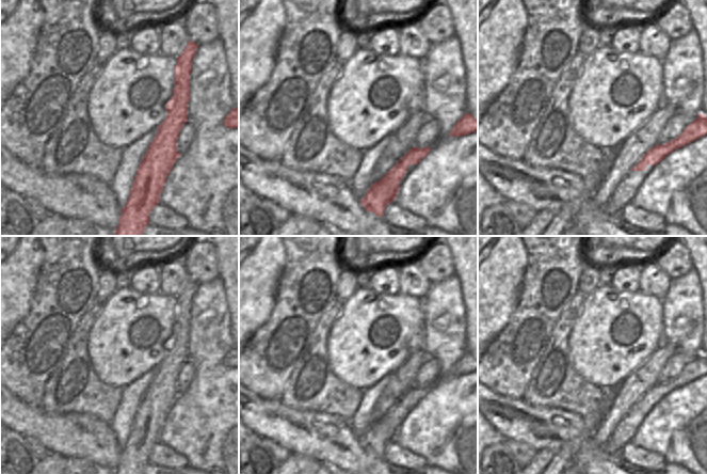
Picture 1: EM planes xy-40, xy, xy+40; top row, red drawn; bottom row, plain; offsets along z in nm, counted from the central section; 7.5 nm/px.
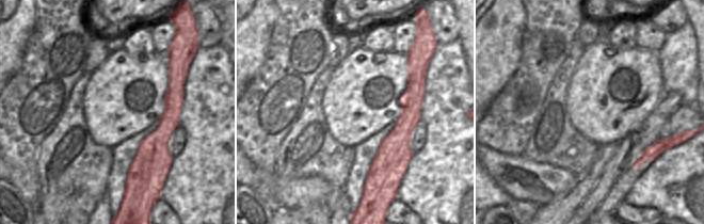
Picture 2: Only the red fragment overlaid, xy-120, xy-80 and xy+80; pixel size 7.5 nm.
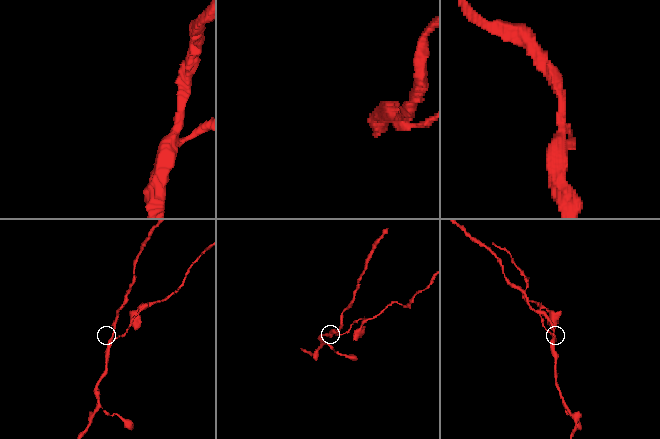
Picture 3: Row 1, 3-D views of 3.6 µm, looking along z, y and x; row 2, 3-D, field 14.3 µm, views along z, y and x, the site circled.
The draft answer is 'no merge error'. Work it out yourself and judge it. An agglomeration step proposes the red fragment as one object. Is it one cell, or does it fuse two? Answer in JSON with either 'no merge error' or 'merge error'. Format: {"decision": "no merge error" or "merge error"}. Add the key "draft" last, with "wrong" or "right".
{"decision": "merge error", "draft": "wrong"}

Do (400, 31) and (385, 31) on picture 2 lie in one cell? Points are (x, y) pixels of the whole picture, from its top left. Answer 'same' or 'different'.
different

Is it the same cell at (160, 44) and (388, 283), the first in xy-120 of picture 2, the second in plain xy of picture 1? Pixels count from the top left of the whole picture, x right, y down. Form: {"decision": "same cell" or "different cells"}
{"decision": "different cells"}

